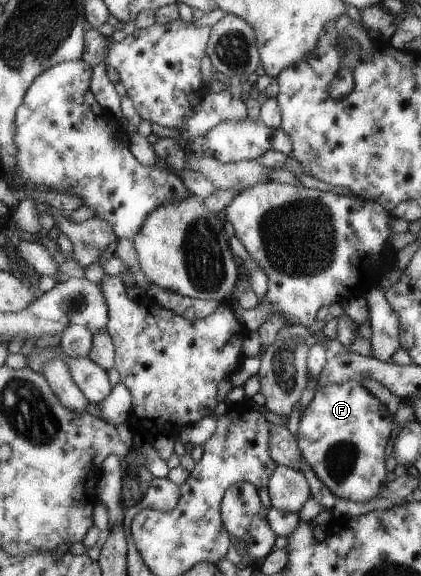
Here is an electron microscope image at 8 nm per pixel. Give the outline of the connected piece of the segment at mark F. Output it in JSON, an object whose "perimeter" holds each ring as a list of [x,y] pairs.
{"perimeter":[[[360,382],[324,385],[300,413],[295,437],[300,455],[334,496],[351,502],[369,501],[386,485],[384,447],[392,433],[392,417]]]}

